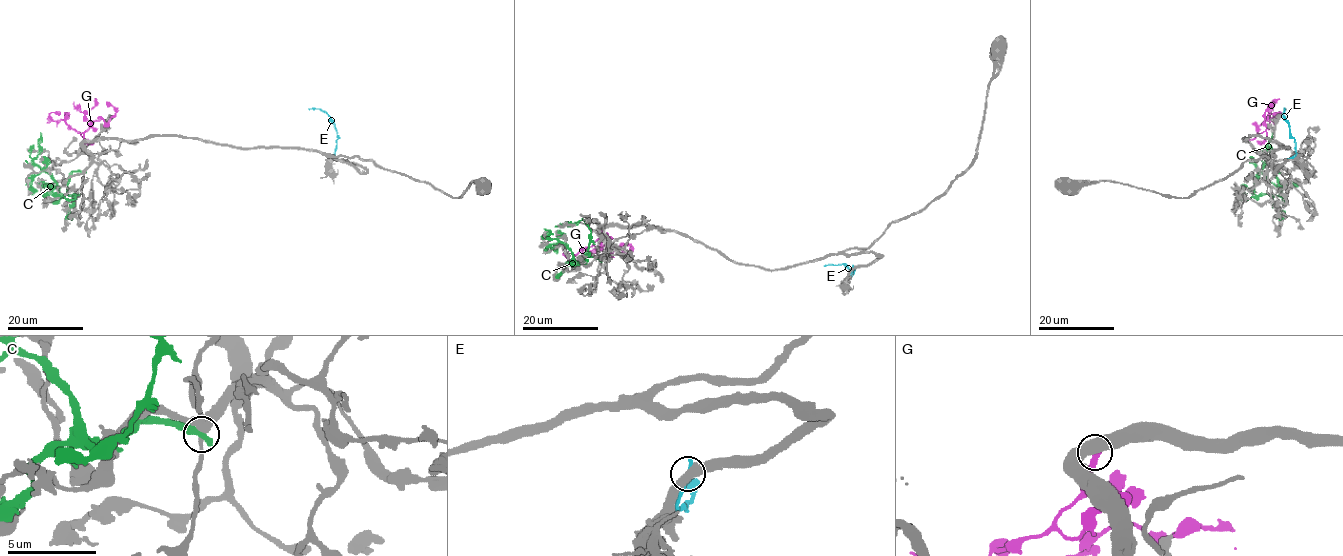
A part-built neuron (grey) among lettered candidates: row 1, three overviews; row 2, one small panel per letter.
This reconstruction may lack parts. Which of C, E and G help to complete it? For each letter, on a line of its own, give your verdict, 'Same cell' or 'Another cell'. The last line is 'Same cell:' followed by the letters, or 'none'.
C: Another cell
E: Another cell
G: Another cell
Same cell: none

